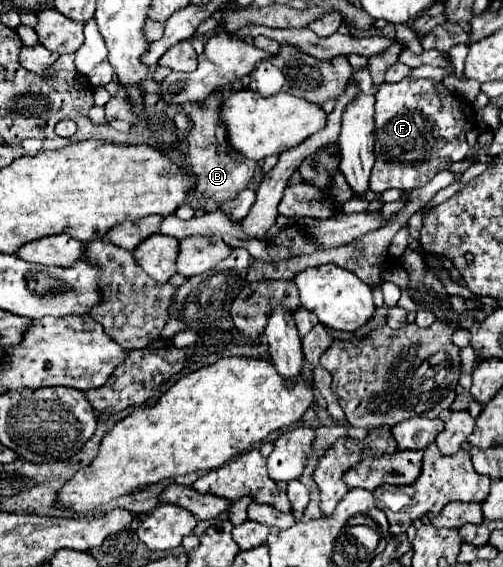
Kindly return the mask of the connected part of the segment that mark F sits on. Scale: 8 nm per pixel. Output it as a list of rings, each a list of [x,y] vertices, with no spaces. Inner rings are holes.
[[[405,78],[397,84],[385,82],[375,98],[375,166],[369,180],[373,192],[425,186],[437,172],[467,158],[465,134],[473,128],[473,106],[465,98],[457,100],[439,80]]]

